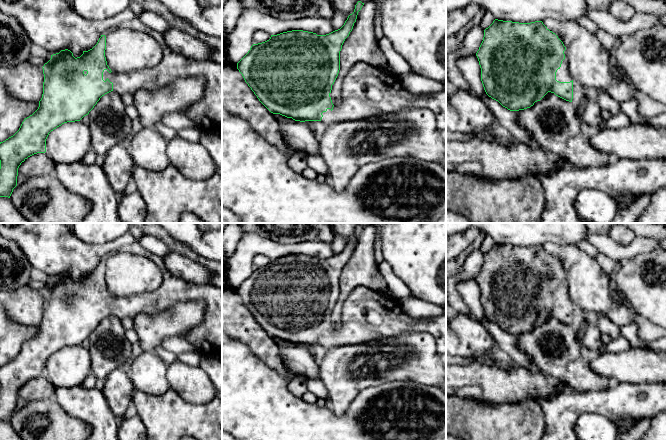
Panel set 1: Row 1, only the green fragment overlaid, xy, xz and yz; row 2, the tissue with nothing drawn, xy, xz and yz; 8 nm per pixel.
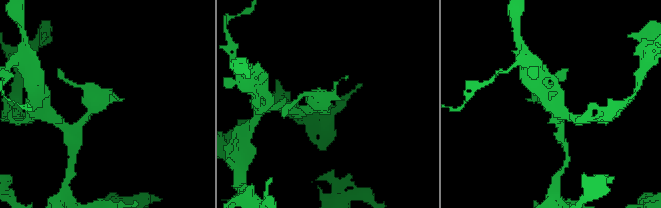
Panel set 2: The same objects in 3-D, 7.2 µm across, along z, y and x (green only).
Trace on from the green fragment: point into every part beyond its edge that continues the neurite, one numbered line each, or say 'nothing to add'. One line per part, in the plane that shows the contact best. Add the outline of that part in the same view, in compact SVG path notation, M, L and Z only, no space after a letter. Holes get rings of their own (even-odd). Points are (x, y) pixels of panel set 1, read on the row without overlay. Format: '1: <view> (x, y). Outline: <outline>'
1: yz (562, 299). Outline: M564 275L565 283L562 285L561 291L556 296L556 304L559 306L570 306L572 302L569 298L567 289L567 275Z

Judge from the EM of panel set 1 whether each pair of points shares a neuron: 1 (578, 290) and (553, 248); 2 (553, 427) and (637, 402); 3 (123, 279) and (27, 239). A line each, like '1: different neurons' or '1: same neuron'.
1: same neuron
2: same neuron
3: different neurons

